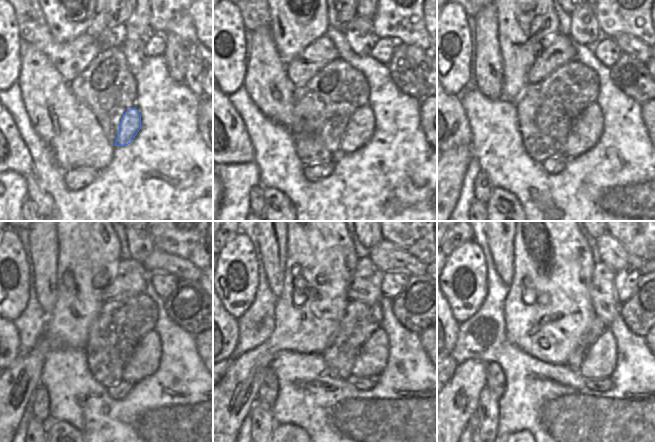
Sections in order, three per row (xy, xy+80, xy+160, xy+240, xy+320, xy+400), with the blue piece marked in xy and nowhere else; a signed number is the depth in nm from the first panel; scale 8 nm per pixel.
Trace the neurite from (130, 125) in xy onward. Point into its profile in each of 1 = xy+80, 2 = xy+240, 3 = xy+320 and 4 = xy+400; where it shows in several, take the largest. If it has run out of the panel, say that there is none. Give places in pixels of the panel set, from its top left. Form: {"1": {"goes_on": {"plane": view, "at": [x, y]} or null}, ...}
{"1": {"goes_on": {"plane": "xy+80", "at": [360, 127]}}, "2": {"goes_on": {"plane": "xy+240", "at": [145, 358]}}, "3": {"goes_on": {"plane": "xy+320", "at": [371, 360]}}, "4": {"goes_on": {"plane": "xy+400", "at": [599, 361]}}}

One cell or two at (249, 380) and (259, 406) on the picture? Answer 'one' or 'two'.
two

